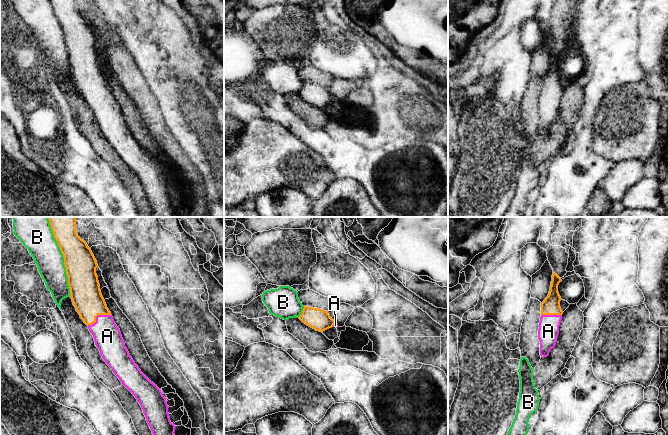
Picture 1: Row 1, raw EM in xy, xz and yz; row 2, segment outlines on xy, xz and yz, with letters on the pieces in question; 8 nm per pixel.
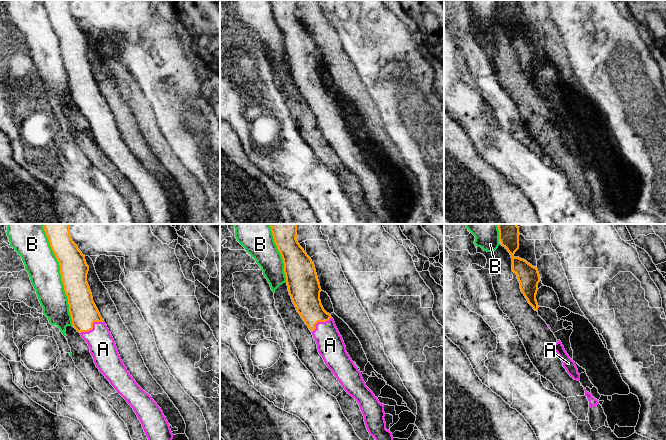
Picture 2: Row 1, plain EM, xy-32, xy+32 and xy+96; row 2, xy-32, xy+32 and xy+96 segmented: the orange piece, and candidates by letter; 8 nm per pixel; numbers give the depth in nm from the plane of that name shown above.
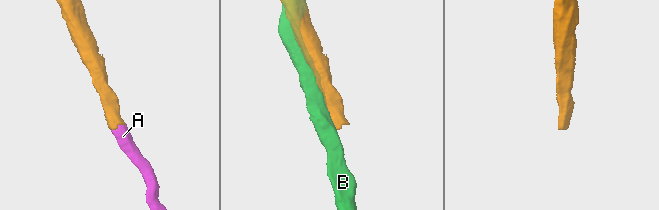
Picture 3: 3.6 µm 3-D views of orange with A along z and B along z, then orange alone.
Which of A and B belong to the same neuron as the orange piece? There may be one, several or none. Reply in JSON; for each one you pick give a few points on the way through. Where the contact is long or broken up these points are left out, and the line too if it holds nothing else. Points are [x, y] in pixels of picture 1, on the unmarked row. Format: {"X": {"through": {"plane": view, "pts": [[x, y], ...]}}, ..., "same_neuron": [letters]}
{"A": {"through": {"plane": "xy", "pts": [[85, 68], [93, 87], [97, 91], [107, 112]]}}, "same_neuron": ["A"]}

